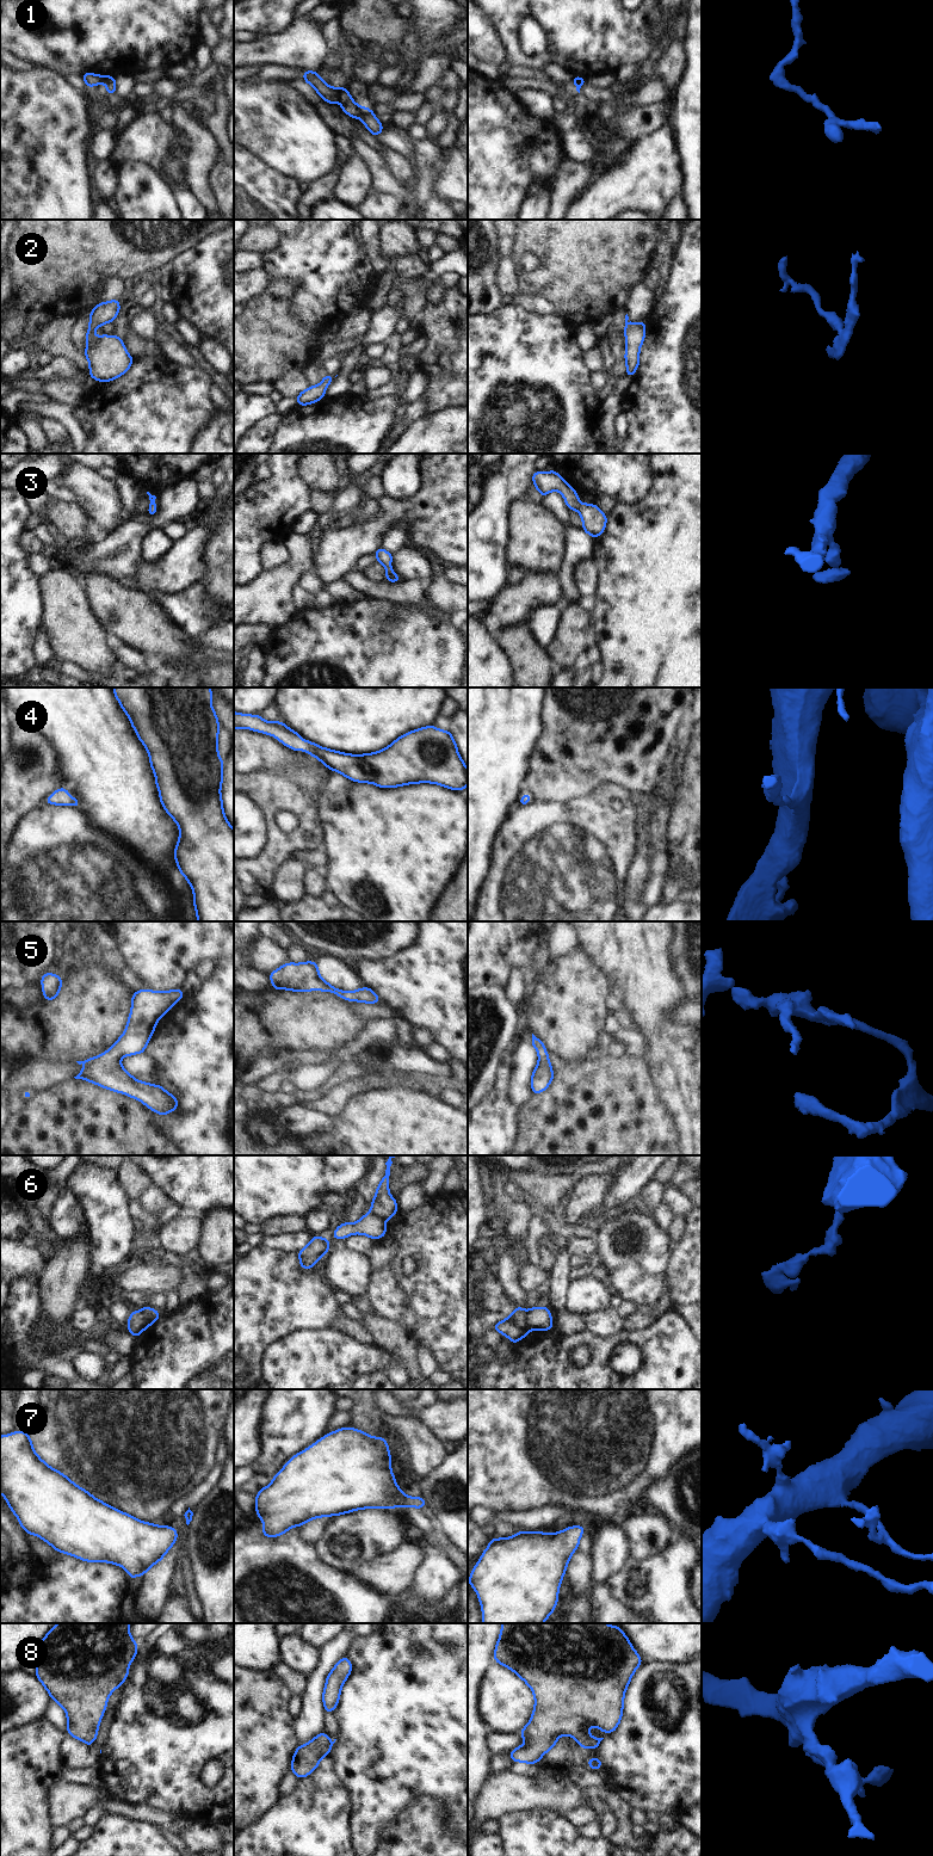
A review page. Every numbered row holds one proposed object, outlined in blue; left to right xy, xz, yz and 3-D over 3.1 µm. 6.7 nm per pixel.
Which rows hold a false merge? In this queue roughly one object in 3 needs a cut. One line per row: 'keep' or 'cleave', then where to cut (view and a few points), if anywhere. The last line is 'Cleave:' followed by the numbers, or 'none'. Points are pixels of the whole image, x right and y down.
1: cleave; cut in xz along (337, 88), (338, 100)
2: keep; no cut
3: keep; no cut
4: keep; no cut
5: keep; no cut
6: cleave; cut in xy along (141, 1311), (142, 1329), (133, 1335)
7: keep; no cut
8: keep; no cut
Cleave: 1, 6

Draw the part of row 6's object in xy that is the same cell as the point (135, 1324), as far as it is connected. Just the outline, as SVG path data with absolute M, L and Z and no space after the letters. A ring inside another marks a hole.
M141 1311L130 1312L128 1322L128 1332L135 1334L143 1331L143 1318Z

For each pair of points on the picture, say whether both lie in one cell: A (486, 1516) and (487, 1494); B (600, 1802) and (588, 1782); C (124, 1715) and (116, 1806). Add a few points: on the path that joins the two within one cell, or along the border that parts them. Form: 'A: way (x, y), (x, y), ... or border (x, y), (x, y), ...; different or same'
A: border (480, 1506), (486, 1506), (496, 1512); different
B: way (600, 1798), (600, 1794), (593, 1787); same
C: border (109, 1796), (129, 1804), (143, 1805); different

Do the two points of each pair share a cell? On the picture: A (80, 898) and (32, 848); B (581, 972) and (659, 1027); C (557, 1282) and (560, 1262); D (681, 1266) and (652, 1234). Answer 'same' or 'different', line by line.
A: same
B: different
C: same
D: different

